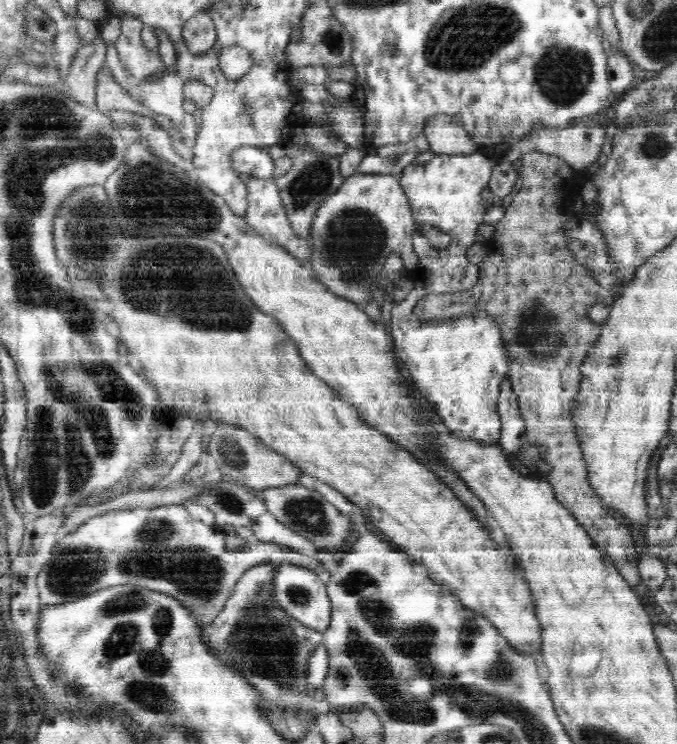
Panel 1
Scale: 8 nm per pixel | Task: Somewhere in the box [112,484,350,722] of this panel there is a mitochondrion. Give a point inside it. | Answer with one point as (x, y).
(273, 654)

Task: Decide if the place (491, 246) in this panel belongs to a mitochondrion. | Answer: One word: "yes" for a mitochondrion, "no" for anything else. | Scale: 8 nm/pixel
no

